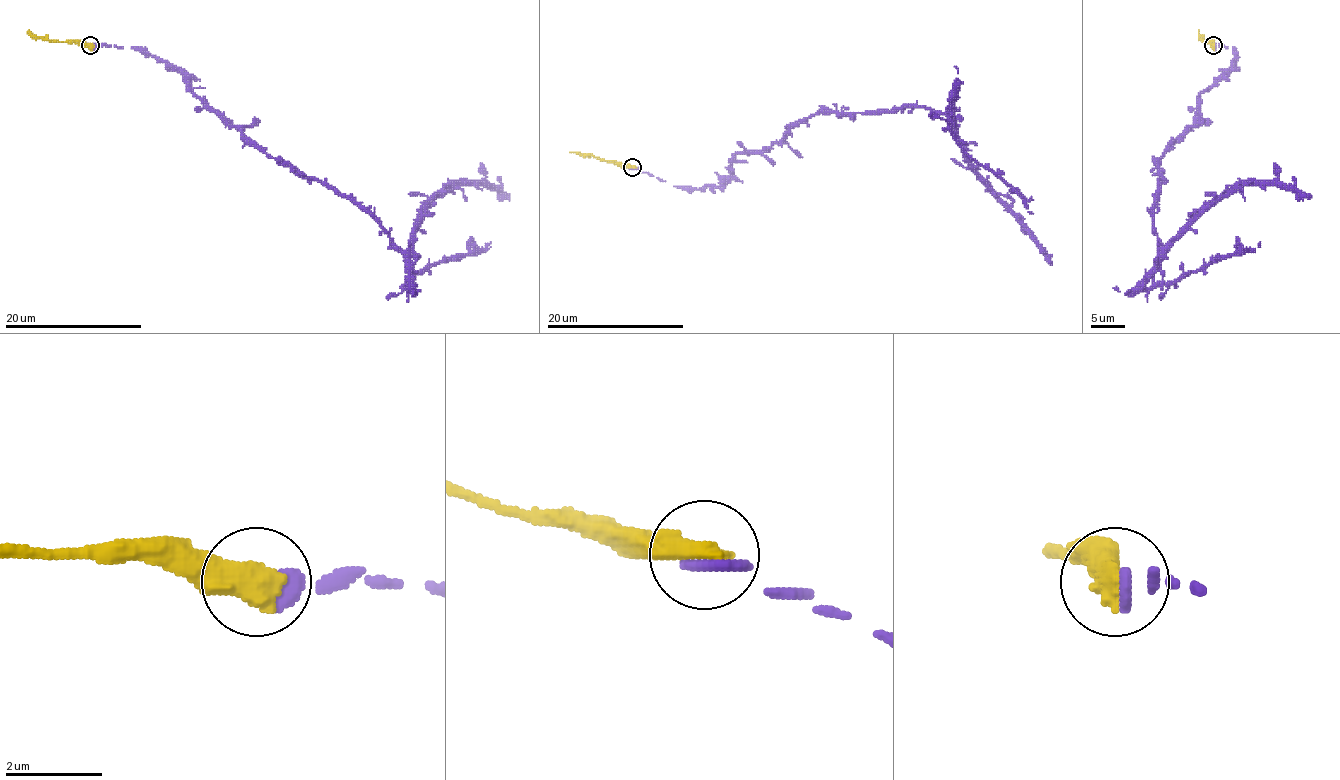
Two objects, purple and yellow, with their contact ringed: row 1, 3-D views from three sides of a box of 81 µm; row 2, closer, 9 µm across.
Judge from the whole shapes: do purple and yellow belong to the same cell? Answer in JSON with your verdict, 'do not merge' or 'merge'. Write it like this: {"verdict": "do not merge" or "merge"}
{"verdict": "merge"}

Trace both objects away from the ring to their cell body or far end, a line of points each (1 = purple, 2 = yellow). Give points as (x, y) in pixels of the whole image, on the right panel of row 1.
1: (1214, 45), (1233, 47), (1233, 65), (1200, 93), (1200, 117), (1159, 158), (1161, 250), (1244, 185), (1311, 195)
2: (1214, 45), (1200, 38), (1198, 31)

